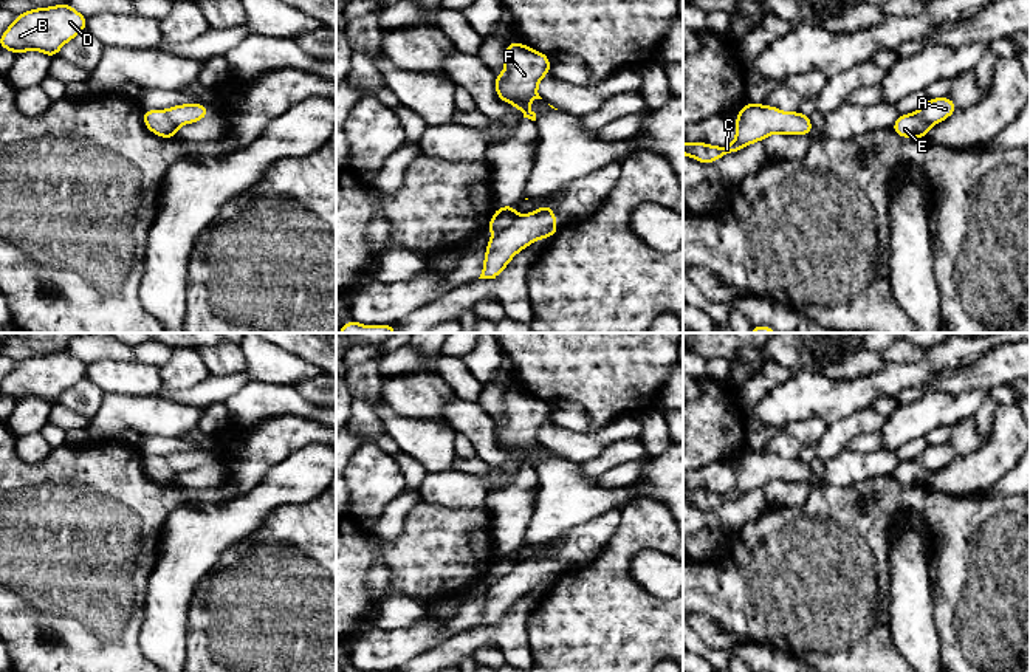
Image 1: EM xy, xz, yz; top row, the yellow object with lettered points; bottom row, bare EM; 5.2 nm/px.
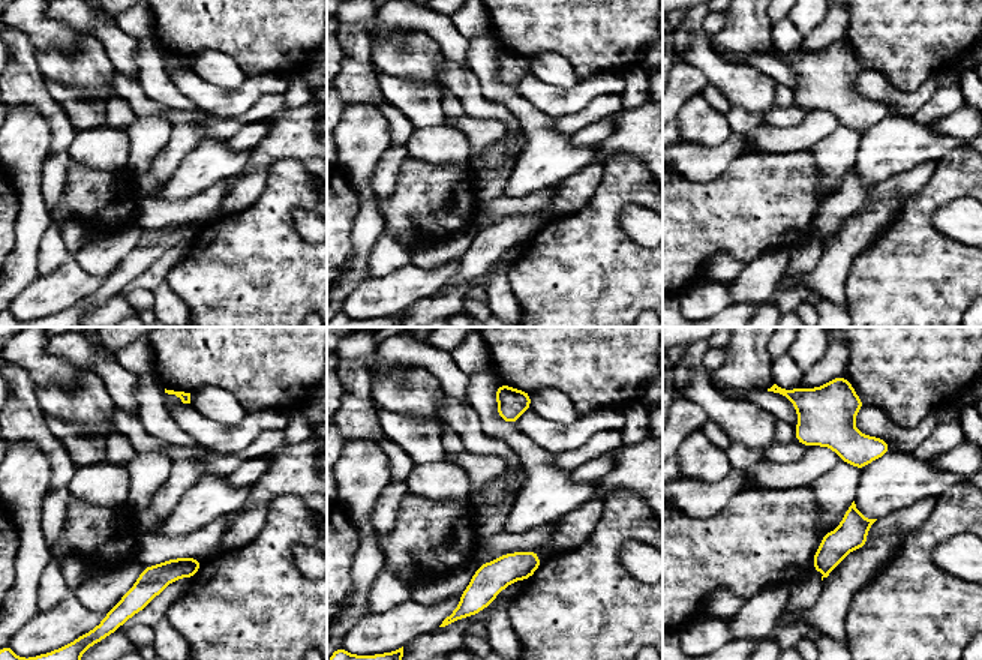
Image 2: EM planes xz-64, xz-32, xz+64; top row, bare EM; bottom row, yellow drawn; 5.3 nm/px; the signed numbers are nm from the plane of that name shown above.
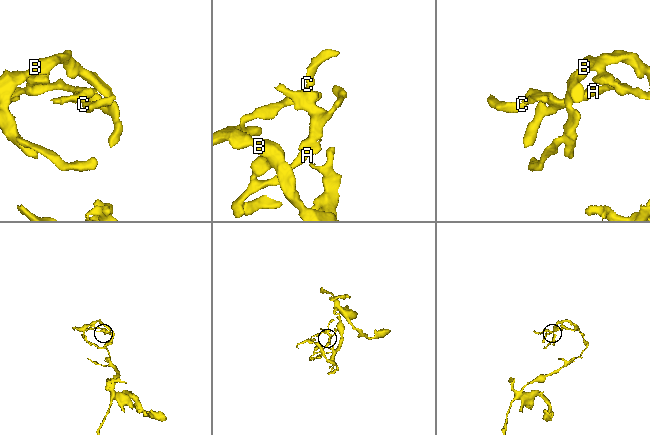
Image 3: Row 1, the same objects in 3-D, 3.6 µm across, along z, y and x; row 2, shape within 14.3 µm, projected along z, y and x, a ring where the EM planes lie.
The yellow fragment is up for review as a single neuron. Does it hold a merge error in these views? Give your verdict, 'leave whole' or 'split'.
split

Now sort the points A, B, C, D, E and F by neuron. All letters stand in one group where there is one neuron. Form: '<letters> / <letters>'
A B D / C E F

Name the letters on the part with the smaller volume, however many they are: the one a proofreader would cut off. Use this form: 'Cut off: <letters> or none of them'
Cut off: C, E, F

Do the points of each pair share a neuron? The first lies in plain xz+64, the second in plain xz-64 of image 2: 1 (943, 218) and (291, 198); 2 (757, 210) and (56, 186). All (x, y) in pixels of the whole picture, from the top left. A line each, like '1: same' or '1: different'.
1: different
2: different

